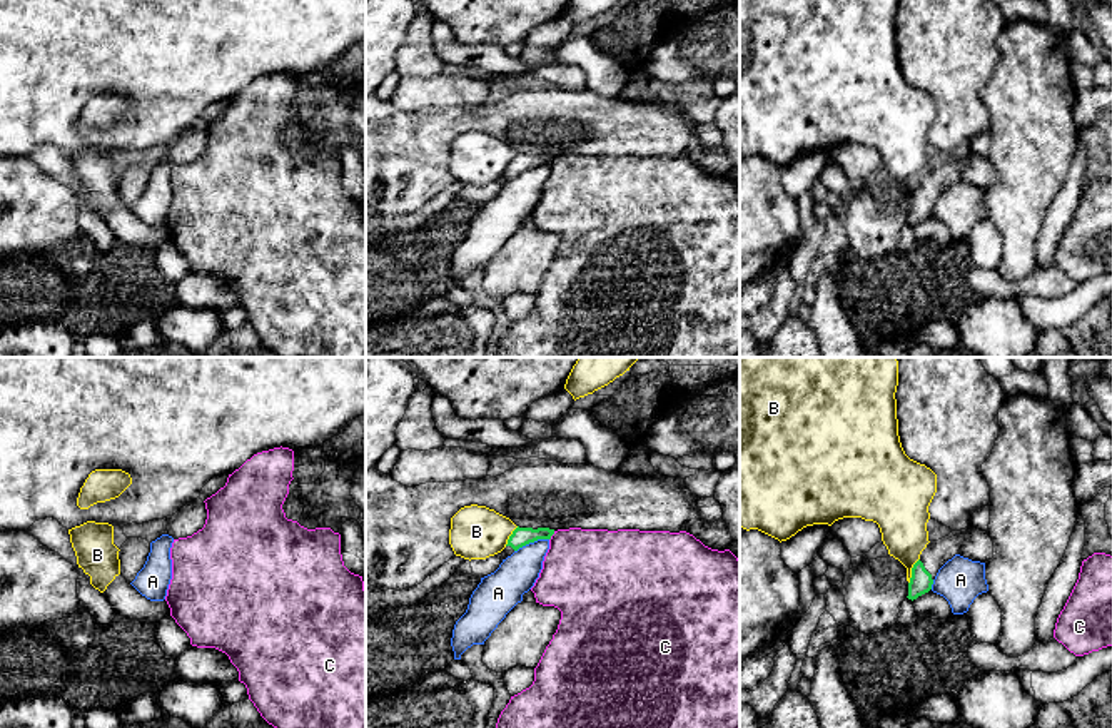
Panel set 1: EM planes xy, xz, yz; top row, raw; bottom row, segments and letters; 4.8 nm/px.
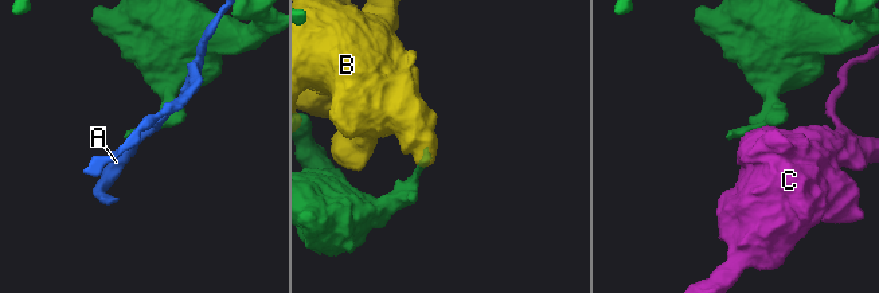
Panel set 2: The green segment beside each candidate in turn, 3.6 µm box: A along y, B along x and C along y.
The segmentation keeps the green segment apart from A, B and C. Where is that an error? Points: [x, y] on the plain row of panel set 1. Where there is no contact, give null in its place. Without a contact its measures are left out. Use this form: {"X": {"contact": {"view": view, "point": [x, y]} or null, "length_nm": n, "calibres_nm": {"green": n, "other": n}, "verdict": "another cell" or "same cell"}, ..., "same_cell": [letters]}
{"A": {"contact": {"view": "xz", "point": [531, 167]}, "length_nm": 180, "calibres_nm": {"green": 90, "other": 190}, "verdict": "another cell"}, "B": {"contact": {"view": "yz", "point": [912, 197]}, "length_nm": 140, "calibres_nm": {"green": 110, "other": 240}, "verdict": "another cell"}, "C": {"contact": {"view": "xz", "point": [551, 161]}, "length_nm": 50, "calibres_nm": {"green": 90, "other": 440}, "verdict": "another cell"}, "same_cell": []}

